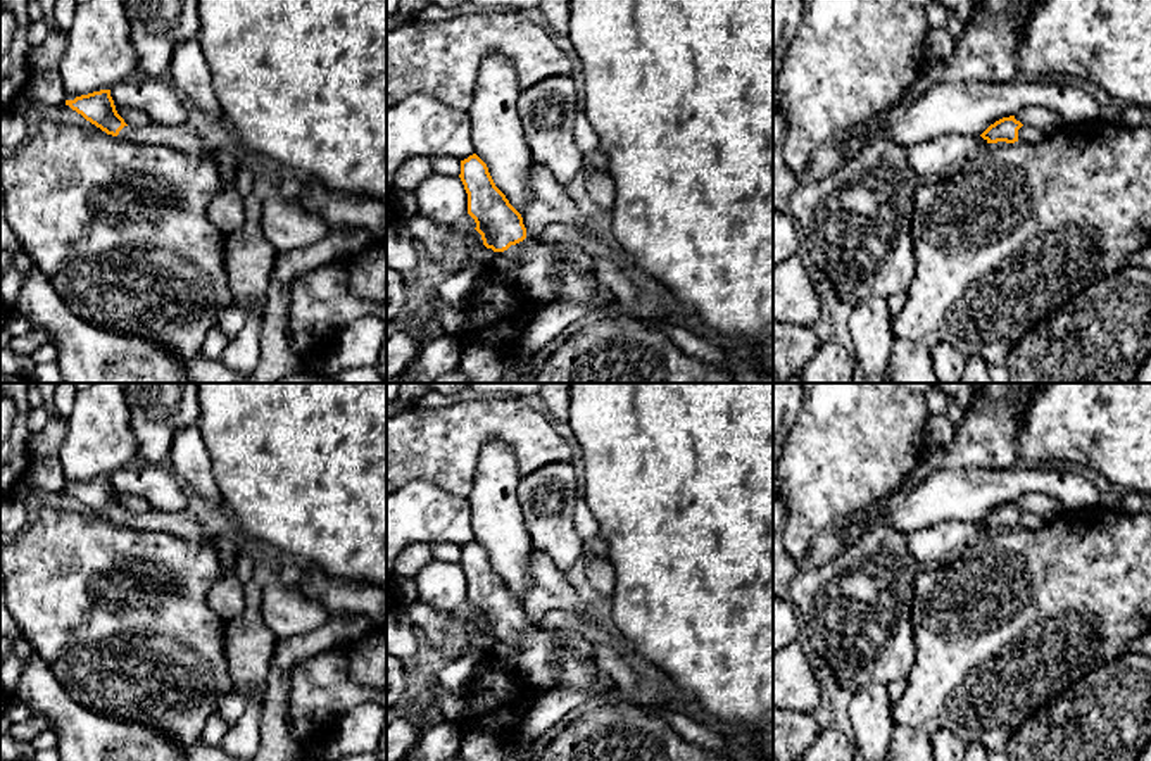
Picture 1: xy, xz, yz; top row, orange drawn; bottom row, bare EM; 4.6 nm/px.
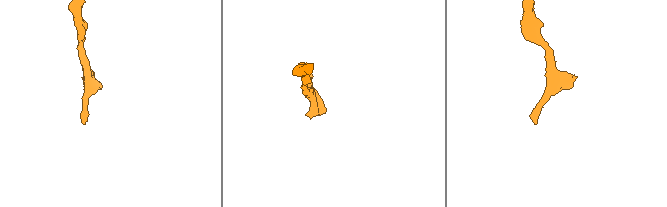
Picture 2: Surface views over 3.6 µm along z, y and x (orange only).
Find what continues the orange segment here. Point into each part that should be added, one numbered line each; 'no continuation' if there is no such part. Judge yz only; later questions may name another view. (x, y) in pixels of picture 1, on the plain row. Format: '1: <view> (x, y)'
1: yz (1025, 520)

